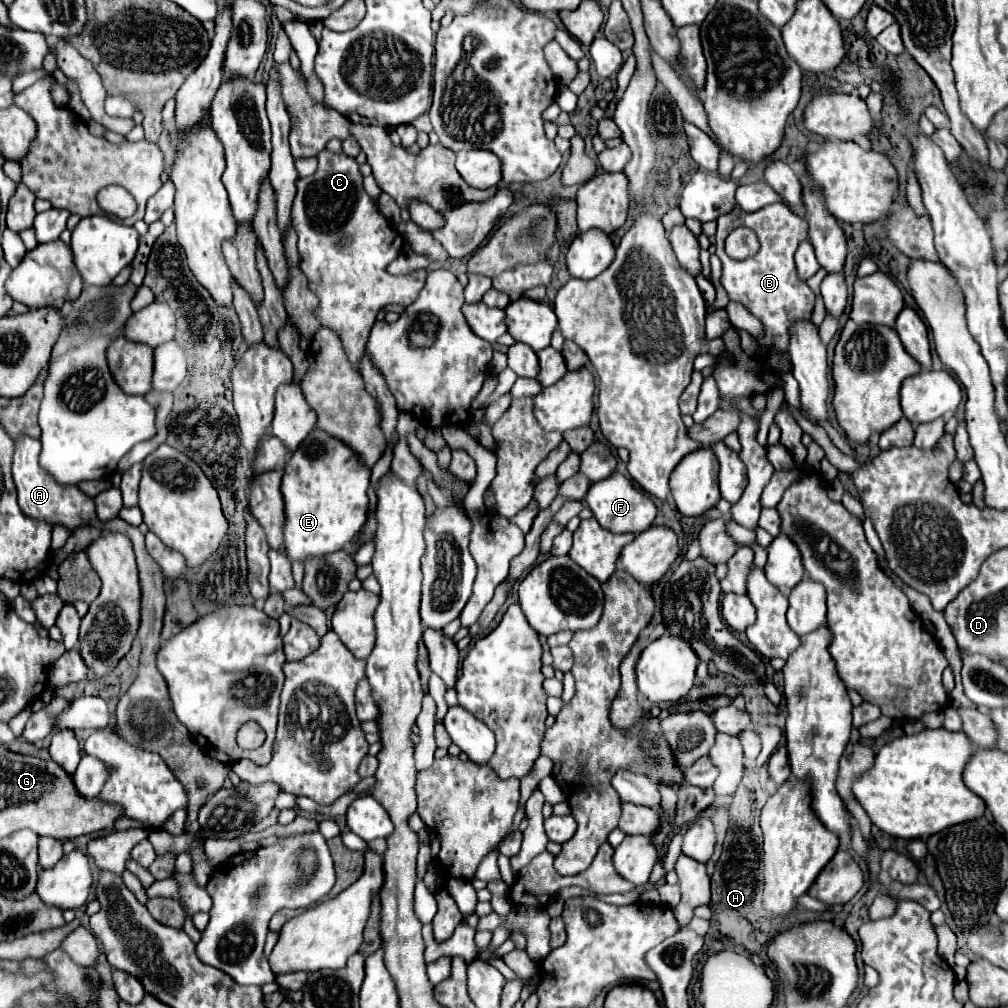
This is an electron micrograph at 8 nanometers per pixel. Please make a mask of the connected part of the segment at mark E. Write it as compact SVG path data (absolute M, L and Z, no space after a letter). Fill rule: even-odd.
M315 429L311 435L301 443L301 447L291 455L285 465L285 475L281 483L281 493L285 501L285 527L283 527L283 551L291 561L305 563L311 557L323 557L335 551L341 551L365 525L367 521L367 487L369 475L357 455L343 445L341 441L333 439L331 435Z

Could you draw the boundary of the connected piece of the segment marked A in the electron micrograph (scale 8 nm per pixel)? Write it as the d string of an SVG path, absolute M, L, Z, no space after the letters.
M19 435L15 439L15 455L13 455L13 479L19 493L19 507L25 515L33 519L43 519L49 523L63 523L67 529L75 529L79 525L89 523L95 517L95 501L85 495L77 485L59 485L41 465L39 465L39 439L29 435Z

